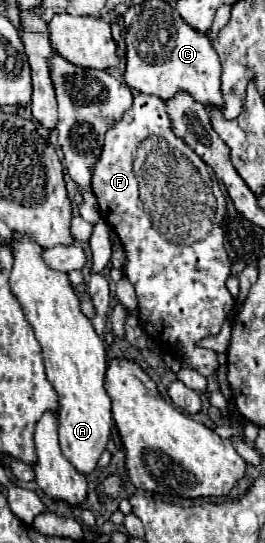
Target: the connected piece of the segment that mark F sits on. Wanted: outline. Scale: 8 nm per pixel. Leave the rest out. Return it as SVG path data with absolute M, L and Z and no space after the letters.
M134 96L132 108L112 130L108 130L104 152L92 176L92 190L98 198L104 222L114 226L116 234L124 244L126 262L122 270L136 290L138 316L146 334L160 348L172 352L182 364L194 368L202 376L208 378L216 374L216 352L198 346L198 342L208 336L216 336L234 308L234 298L226 288L226 280L230 278L230 260L224 250L222 230L222 222L226 216L226 200L214 170L204 164L194 154L194 150L188 148L172 132L164 102L158 96Z

